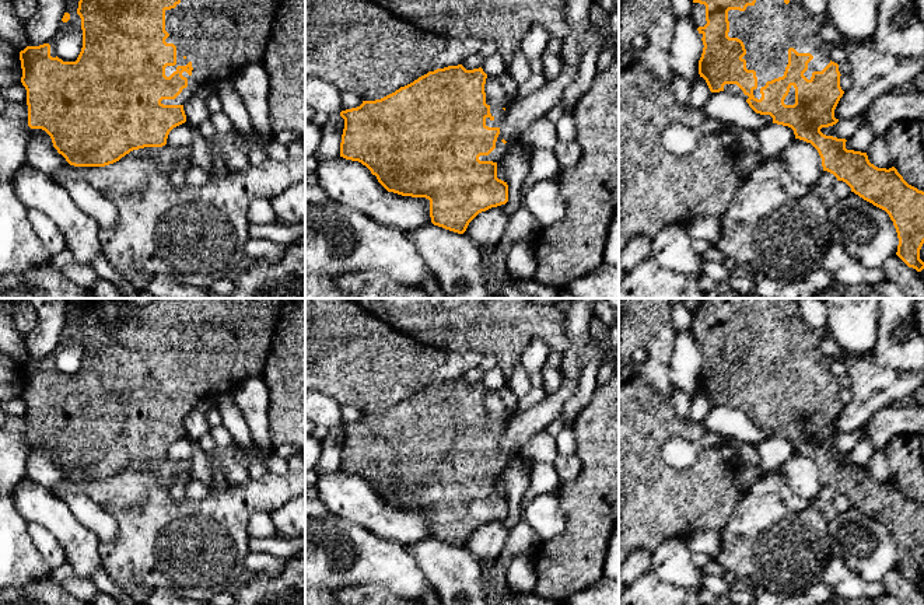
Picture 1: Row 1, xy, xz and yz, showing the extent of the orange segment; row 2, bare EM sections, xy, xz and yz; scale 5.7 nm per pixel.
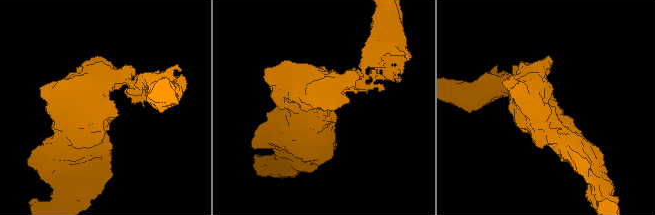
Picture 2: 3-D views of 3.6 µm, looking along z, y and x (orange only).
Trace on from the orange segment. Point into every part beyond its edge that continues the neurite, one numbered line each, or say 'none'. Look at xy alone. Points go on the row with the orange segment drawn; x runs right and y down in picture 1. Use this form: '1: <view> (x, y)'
1: xy (220, 37)

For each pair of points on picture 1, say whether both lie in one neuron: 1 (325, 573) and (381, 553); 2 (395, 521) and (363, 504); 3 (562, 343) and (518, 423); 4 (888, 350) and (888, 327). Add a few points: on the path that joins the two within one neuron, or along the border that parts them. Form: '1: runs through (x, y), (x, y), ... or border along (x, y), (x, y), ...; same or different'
1: runs through (339, 574), (350, 573), (367, 559); same
2: runs through (387, 518), (380, 518), (371, 513); same
3: border along (566, 321), (569, 348), (562, 355); different
4: runs through (888, 345), (888, 332); same

